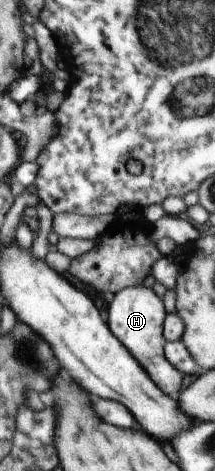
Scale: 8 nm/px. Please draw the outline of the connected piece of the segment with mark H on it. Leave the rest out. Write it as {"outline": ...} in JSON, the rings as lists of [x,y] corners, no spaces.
{"outline":[[[129,286],[108,297],[104,314],[107,317],[106,325],[110,333],[128,351],[128,354],[137,362],[137,365],[148,375],[154,386],[172,400],[178,398],[182,373],[163,355],[162,324],[166,313],[162,309],[160,297],[150,289],[140,286]]]}

